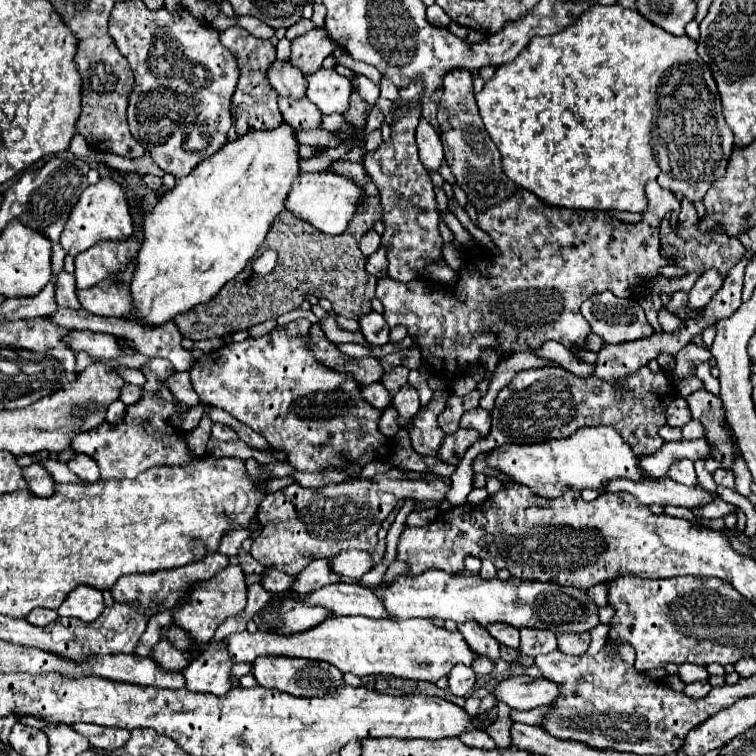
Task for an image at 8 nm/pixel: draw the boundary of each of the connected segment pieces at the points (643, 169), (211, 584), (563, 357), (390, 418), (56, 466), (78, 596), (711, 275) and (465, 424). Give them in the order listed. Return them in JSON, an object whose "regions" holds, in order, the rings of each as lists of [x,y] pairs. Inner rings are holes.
{"regions":[[[[598,6],[598,8],[590,8],[586,14],[580,14],[580,18],[562,28],[560,32],[552,34],[552,36],[544,36],[544,38],[532,38],[528,42],[528,46],[508,64],[502,64],[496,68],[496,74],[484,84],[484,88],[476,94],[476,102],[480,108],[480,116],[484,120],[486,132],[490,134],[490,138],[494,140],[494,144],[498,146],[500,154],[502,154],[502,172],[522,190],[528,190],[532,194],[536,194],[544,204],[554,206],[554,208],[570,208],[570,210],[626,210],[626,212],[642,212],[646,208],[646,196],[644,196],[644,186],[650,178],[654,178],[662,188],[672,190],[672,192],[682,192],[688,200],[698,202],[702,200],[702,196],[706,194],[706,190],[710,188],[710,184],[714,180],[718,180],[724,172],[726,172],[726,164],[728,158],[734,150],[734,136],[730,132],[730,128],[724,122],[722,116],[722,104],[720,104],[720,94],[716,90],[716,82],[712,78],[710,68],[704,64],[704,60],[698,56],[696,52],[696,42],[688,36],[670,36],[668,32],[662,32],[662,28],[646,22],[638,12],[622,8],[622,6]],[[672,88],[676,92],[676,96],[684,96],[684,112],[690,112],[690,128],[684,128],[684,148],[674,148],[674,154],[670,152],[666,158],[666,152],[662,152],[664,158],[660,158],[660,154],[654,152],[652,148],[652,134],[654,134],[654,122],[660,110],[660,104],[656,106],[656,94],[658,100],[664,100],[666,96],[672,96]]],[[[226,566],[222,572],[218,572],[218,576],[212,576],[206,582],[198,582],[190,590],[188,602],[174,610],[172,624],[178,624],[178,628],[186,628],[186,632],[190,632],[190,636],[194,636],[198,644],[208,646],[216,632],[216,626],[220,626],[228,616],[242,612],[242,608],[246,608],[246,574],[240,566]]],[[[553,340],[545,342],[538,350],[531,353],[556,361],[559,366],[576,376],[590,378],[594,374],[594,364],[586,364],[584,361],[578,362],[578,359],[574,358],[565,346]]],[[[392,406],[382,412],[382,418],[380,418],[380,422],[378,422],[378,430],[380,430],[386,438],[394,438],[396,432],[400,430],[398,424],[396,424],[396,410],[394,410]]],[[[46,458],[46,460],[40,460],[38,464],[42,464],[56,482],[66,482],[66,484],[68,484],[68,482],[82,482],[82,480],[78,480],[78,478],[68,470],[68,466],[66,466],[64,462]]],[[[78,586],[62,602],[62,606],[58,608],[58,614],[68,618],[78,618],[88,624],[88,622],[94,622],[102,614],[102,610],[104,610],[102,592],[90,586]]],[[[714,268],[710,272],[704,272],[696,284],[692,286],[692,290],[688,292],[688,302],[686,306],[692,310],[698,310],[702,306],[706,306],[710,302],[710,298],[714,296],[714,292],[718,292],[718,288],[722,286],[722,274],[714,272]]],[[[474,408],[470,412],[466,412],[460,420],[460,426],[462,428],[472,428],[472,430],[478,430],[478,434],[482,438],[488,436],[490,432],[490,412],[484,410],[484,408]]]]}

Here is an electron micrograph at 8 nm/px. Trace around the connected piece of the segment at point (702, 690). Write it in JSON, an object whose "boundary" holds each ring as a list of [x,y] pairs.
{"boundary":[[[694,682],[694,684],[686,684],[684,694],[690,698],[704,698],[704,696],[708,696],[710,690],[712,690],[712,686],[708,682]]]}

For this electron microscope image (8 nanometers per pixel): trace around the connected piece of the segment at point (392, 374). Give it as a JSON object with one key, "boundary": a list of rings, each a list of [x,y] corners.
{"boundary":[[[398,366],[398,368],[392,368],[390,372],[386,372],[380,380],[384,384],[384,388],[390,392],[390,396],[394,396],[406,382],[408,382],[408,368],[404,366]]]}

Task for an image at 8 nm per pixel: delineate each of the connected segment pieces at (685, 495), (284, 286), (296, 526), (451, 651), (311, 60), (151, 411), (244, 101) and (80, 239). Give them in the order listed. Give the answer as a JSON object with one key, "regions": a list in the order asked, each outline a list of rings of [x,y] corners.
{"regions":[[[[668,476],[662,480],[646,480],[646,482],[632,482],[632,480],[610,480],[606,482],[604,492],[630,492],[632,496],[638,498],[640,504],[660,504],[660,506],[704,506],[716,500],[718,496],[702,490],[700,486],[682,486]]],[[[366,196],[362,204],[358,204],[358,212],[354,220],[348,224],[342,236],[326,236],[308,224],[296,220],[296,216],[282,212],[270,226],[266,236],[266,246],[278,252],[276,268],[266,274],[254,274],[252,266],[248,264],[234,280],[230,280],[218,296],[214,296],[208,304],[198,304],[194,310],[180,314],[174,318],[180,334],[190,340],[208,340],[208,338],[222,338],[230,332],[246,330],[266,320],[274,320],[290,310],[300,308],[306,294],[324,296],[332,302],[336,314],[346,318],[358,318],[370,312],[370,300],[374,298],[376,278],[364,270],[366,256],[358,250],[358,240],[370,230],[370,226],[382,218],[380,196]]],[[[392,468],[390,472],[372,478],[348,478],[340,484],[326,484],[318,488],[302,488],[298,482],[268,494],[258,510],[262,530],[252,546],[252,556],[266,568],[276,568],[286,574],[298,574],[310,560],[330,558],[342,550],[356,548],[372,552],[378,530],[396,502],[402,498],[412,500],[444,500],[450,490],[450,480],[432,472],[404,472]]],[[[334,616],[330,620],[324,620],[316,628],[294,636],[278,636],[272,632],[232,634],[228,638],[228,652],[232,656],[232,662],[254,662],[264,654],[294,656],[322,660],[336,666],[340,672],[352,672],[360,678],[368,674],[386,674],[426,682],[436,682],[438,678],[448,676],[456,664],[472,666],[476,658],[458,630],[448,632],[446,628],[434,626],[432,620],[372,620],[364,616]]],[[[314,28],[306,32],[304,36],[298,36],[292,40],[292,64],[296,64],[304,74],[316,72],[326,56],[332,56],[332,52],[338,48],[334,40],[326,34],[324,28]]],[[[152,358],[146,368],[142,368],[148,382],[144,384],[142,400],[128,406],[128,414],[120,424],[100,424],[90,432],[82,432],[74,436],[72,450],[76,454],[90,456],[102,474],[102,480],[110,478],[136,478],[140,472],[160,466],[160,464],[188,464],[196,456],[186,448],[182,434],[168,424],[168,418],[178,412],[174,406],[174,396],[168,388],[164,388],[164,380],[174,372],[172,364],[164,358]]],[[[236,26],[226,28],[220,34],[220,42],[236,54],[238,66],[240,66],[240,80],[238,80],[236,92],[232,96],[234,124],[228,130],[228,140],[236,140],[236,138],[240,138],[252,130],[274,130],[274,128],[278,128],[282,124],[282,114],[278,110],[278,102],[276,102],[278,94],[274,92],[274,88],[270,86],[270,82],[266,78],[268,66],[276,60],[276,48],[268,40],[254,38],[244,28],[236,28]]],[[[100,178],[98,184],[88,186],[82,192],[78,204],[72,208],[70,220],[66,222],[66,228],[60,236],[60,244],[68,254],[76,256],[100,240],[128,240],[132,234],[134,228],[128,214],[124,190],[112,178]]]]}

